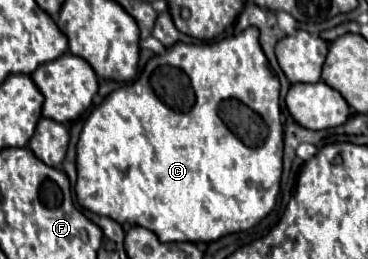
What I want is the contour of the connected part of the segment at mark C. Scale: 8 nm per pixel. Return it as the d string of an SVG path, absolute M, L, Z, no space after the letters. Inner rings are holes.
M247 28L245 32L205 44L183 44L167 48L165 54L153 56L141 76L115 92L111 92L101 106L97 106L87 118L79 144L77 144L77 202L95 214L109 216L119 224L133 224L151 230L161 242L213 242L227 234L243 232L259 224L275 206L283 168L283 126L279 110L279 78L273 74L269 60L261 52L257 28Z

